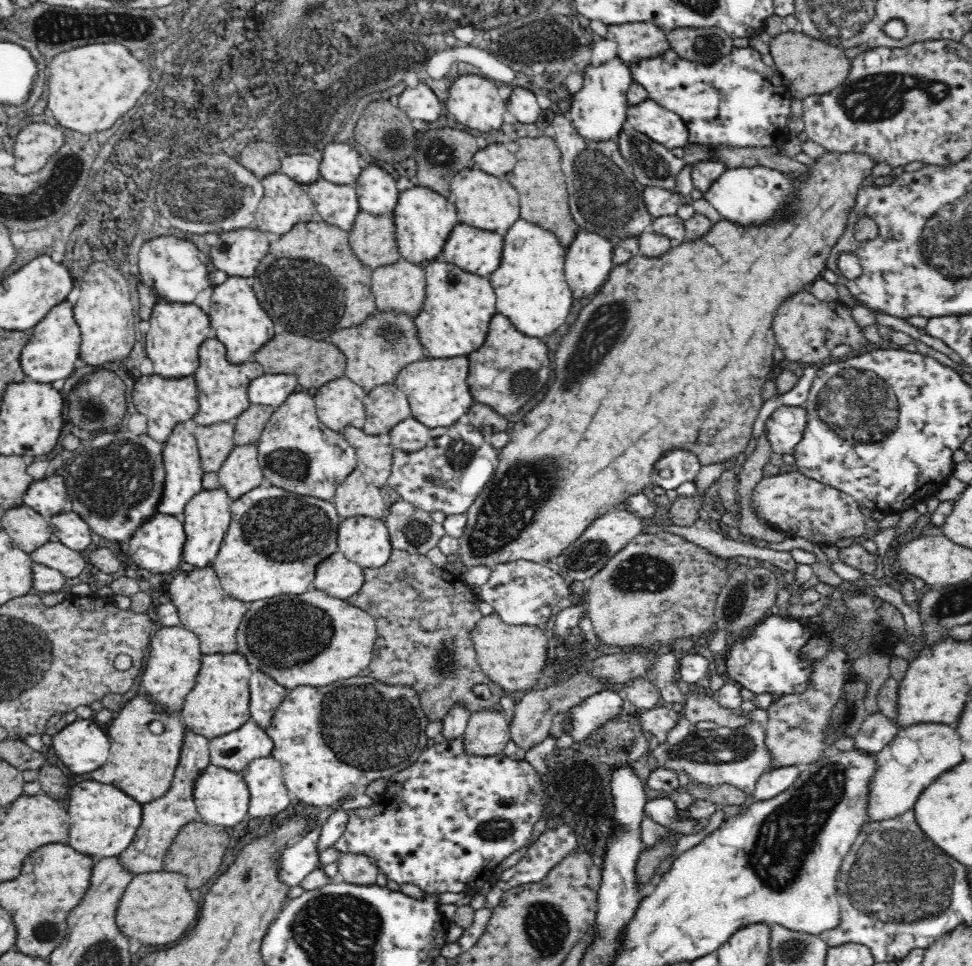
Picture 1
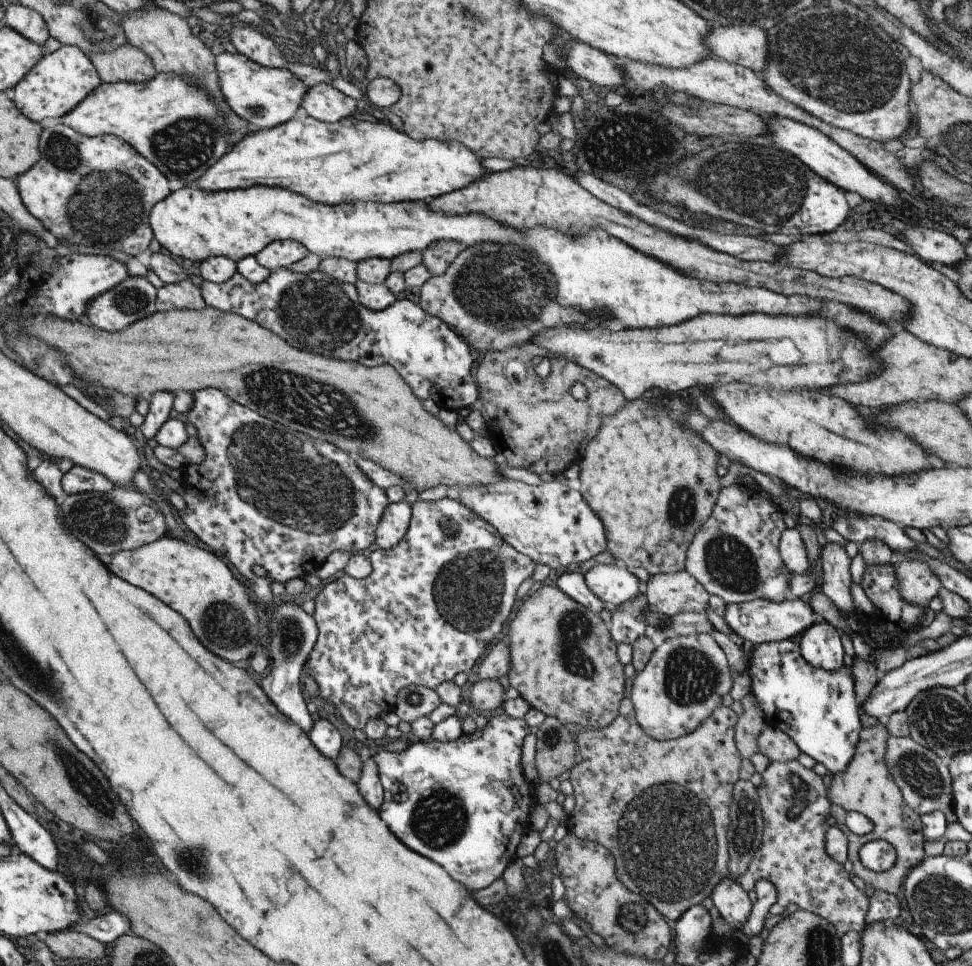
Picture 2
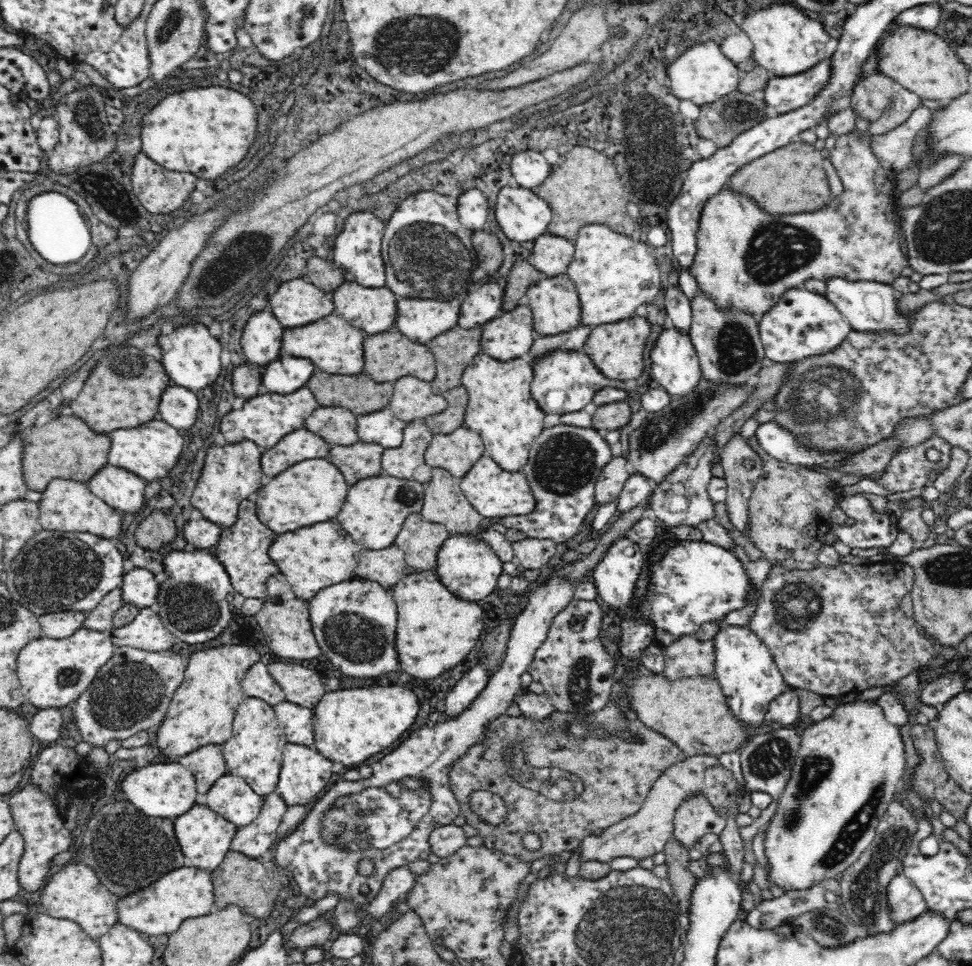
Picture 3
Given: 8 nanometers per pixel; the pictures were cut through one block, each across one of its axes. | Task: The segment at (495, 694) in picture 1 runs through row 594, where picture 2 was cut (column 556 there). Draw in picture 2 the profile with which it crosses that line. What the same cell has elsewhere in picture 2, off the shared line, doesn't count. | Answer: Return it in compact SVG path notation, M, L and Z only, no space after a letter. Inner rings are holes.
M532 343L510 346L510 349L507 350L488 350L476 370L476 382L478 382L479 396L484 404L484 416L487 422L485 436L494 444L494 450L506 457L508 467L526 469L537 475L546 473L560 475L571 464L579 462L588 444L596 437L602 418L616 413L628 402L624 398L624 394L606 378L586 370L585 367L578 366L572 360L566 360L558 354L550 354L550 350L540 348ZM540 357L548 358L551 364L549 375L544 380L538 377L534 367L534 358L538 360ZM511 360L518 360L526 367L524 380L510 380L506 376L505 364ZM576 383L586 387L587 397L585 400L576 400L572 396L570 389Z

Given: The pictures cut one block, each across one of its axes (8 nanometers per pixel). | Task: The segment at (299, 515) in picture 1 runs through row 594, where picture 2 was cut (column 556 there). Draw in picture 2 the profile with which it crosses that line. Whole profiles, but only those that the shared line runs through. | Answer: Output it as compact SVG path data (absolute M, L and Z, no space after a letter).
M194 184L187 185L182 189L172 191L167 198L164 198L164 200L158 202L158 205L153 207L150 212L149 224L153 231L154 238L163 248L170 252L172 256L177 256L180 259L192 260L192 262L202 262L202 260L206 260L206 258L209 257L225 257L230 258L234 263L237 263L248 256L255 256L260 250L263 250L272 242L285 239L292 239L296 240L296 242L300 242L303 246L306 246L309 253L316 254L322 258L346 258L346 260L352 260L352 262L361 262L372 258L392 260L398 256L402 256L402 254L408 254L409 252L424 252L426 251L426 248L432 246L434 242L442 241L460 242L464 249L480 246L482 243L498 244L498 242L500 242L500 244L506 244L506 242L510 242L510 244L512 244L512 242L514 242L514 244L526 244L526 246L530 246L530 250L534 250L534 254L538 254L538 258L544 260L544 262L550 266L550 270L556 274L556 280L558 280L558 302L560 302L560 304L574 304L576 308L582 308L582 310L586 310L586 312L590 312L590 310L596 310L596 312L598 312L598 310L608 310L608 312L614 314L614 320L616 320L616 322L622 322L622 324L626 324L626 326L630 326L630 328L644 328L644 326L650 326L650 328L654 328L654 326L672 326L672 324L680 324L680 322L684 322L684 320L690 320L690 318L694 318L694 316L698 316L698 314L708 314L708 312L710 312L710 314L732 314L732 316L736 316L736 314L746 314L746 312L750 312L750 314L762 312L762 314L768 314L768 316L794 316L794 318L798 318L798 316L816 316L816 318L830 318L830 322L836 322L842 330L854 334L854 336L860 338L860 340L864 338L864 342L868 342L866 346L868 346L870 350L878 350L886 340L890 340L890 338L894 336L894 328L892 328L890 324L880 322L878 318L872 318L870 314L866 314L866 312L862 312L862 310L856 310L856 308L850 308L850 306L846 306L846 304L842 304L842 302L835 302L834 300L819 300L818 298L808 298L808 296L785 296L784 294L779 294L763 287L746 287L736 283L714 283L713 281L698 279L697 277L688 274L682 276L682 270L680 270L680 274L678 274L674 266L668 266L666 262L660 262L659 259L653 258L648 254L642 254L642 252L639 252L638 250L634 250L632 246L628 246L628 244L625 244L622 240L618 240L618 238L614 238L614 236L610 237L606 232L602 231L602 228L592 228L592 230L583 231L582 234L566 234L566 232L560 230L560 228L545 228L544 226L534 226L534 228L530 228L530 230L516 230L514 226L506 226L506 224L498 222L496 218L490 218L488 214L466 214L464 216L450 218L450 214L446 214L446 216L444 216L444 214L434 214L434 212L428 210L428 206L420 206L420 204L416 204L416 202L400 202L400 204L370 204L370 202L323 204L322 202L309 200L306 196L296 194L296 192L293 192L292 190L286 190L286 188L281 188L280 186L264 186L264 184L250 186L244 189L238 188L218 192L202 190L202 188L196 188Z

